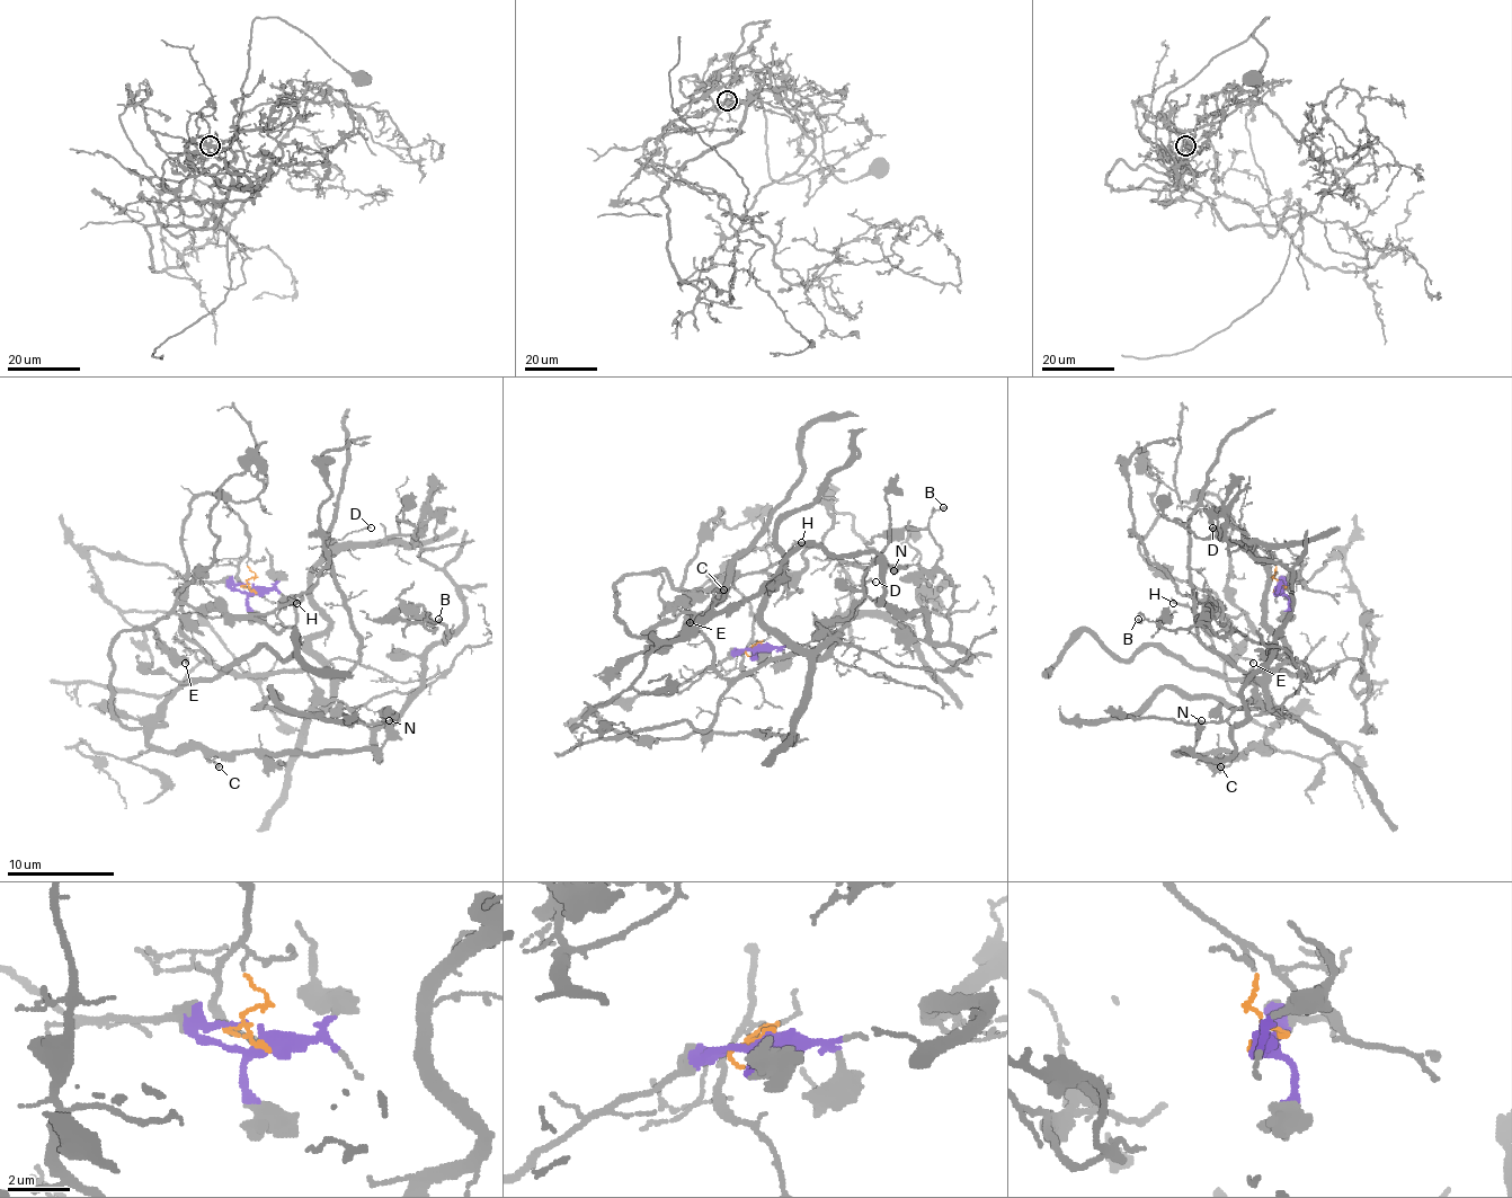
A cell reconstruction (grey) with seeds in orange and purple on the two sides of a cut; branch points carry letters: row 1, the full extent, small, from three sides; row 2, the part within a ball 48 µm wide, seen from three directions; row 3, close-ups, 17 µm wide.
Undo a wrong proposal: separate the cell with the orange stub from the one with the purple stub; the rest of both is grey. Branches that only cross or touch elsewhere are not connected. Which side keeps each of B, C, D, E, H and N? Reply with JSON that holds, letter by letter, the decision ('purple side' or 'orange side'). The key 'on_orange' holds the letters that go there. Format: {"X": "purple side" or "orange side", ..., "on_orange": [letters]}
{"B": "orange side", "C": "orange side", "D": "orange side", "E": "orange side", "H": "orange side", "N": "orange side", "on_orange": ["B", "C", "D", "E", "H", "N"]}

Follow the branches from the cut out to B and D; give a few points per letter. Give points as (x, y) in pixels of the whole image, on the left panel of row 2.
B: (249, 588), (246, 524), (201, 495), (181, 629), (220, 670), (325, 672), (316, 707), (370, 726), (439, 618)
D: (249, 588), (246, 524), (201, 495), (181, 629), (241, 674), (321, 666), (311, 569), (370, 526)

